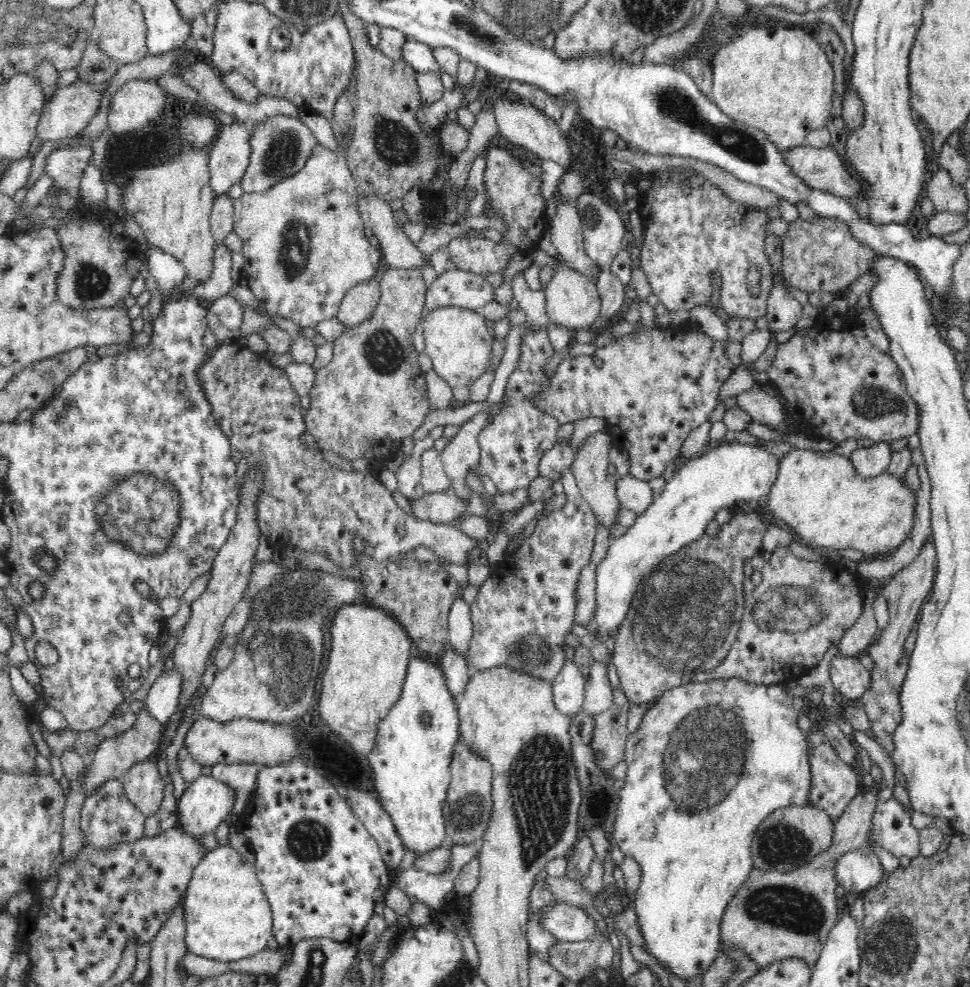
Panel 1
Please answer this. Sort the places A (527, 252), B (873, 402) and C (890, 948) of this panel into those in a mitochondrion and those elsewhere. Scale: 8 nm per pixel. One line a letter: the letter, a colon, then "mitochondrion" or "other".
A: other
B: mitochondrion
C: mitochondrion

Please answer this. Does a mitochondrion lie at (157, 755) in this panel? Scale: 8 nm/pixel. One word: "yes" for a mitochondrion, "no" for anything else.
no

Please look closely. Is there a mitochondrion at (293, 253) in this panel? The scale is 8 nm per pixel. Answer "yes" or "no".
yes

